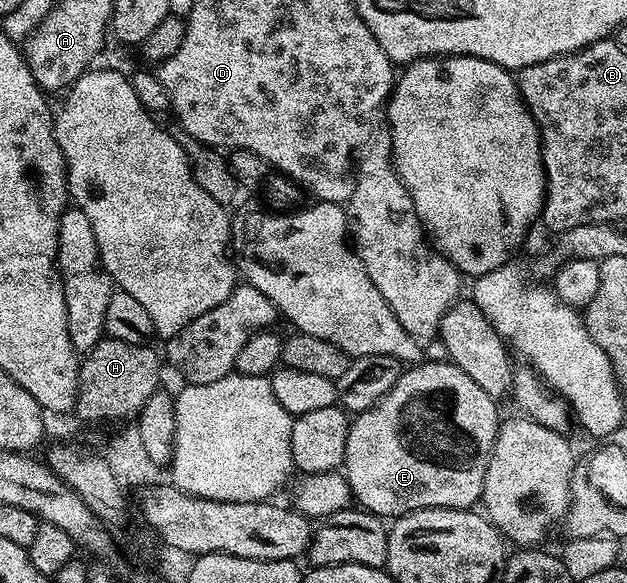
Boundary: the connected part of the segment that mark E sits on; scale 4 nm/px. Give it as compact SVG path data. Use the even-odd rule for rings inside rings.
M421 362L416 366L408 367L397 378L393 390L385 394L373 407L364 412L358 413L351 420L351 429L345 442L345 458L343 459L342 473L347 478L347 484L351 487L351 495L354 503L360 509L373 513L380 518L398 518L426 508L466 508L474 509L482 501L483 487L485 486L485 470L489 470L489 454L493 454L493 442L499 433L501 415L495 409L496 397L485 394L465 370L461 370L457 365L450 362Z

